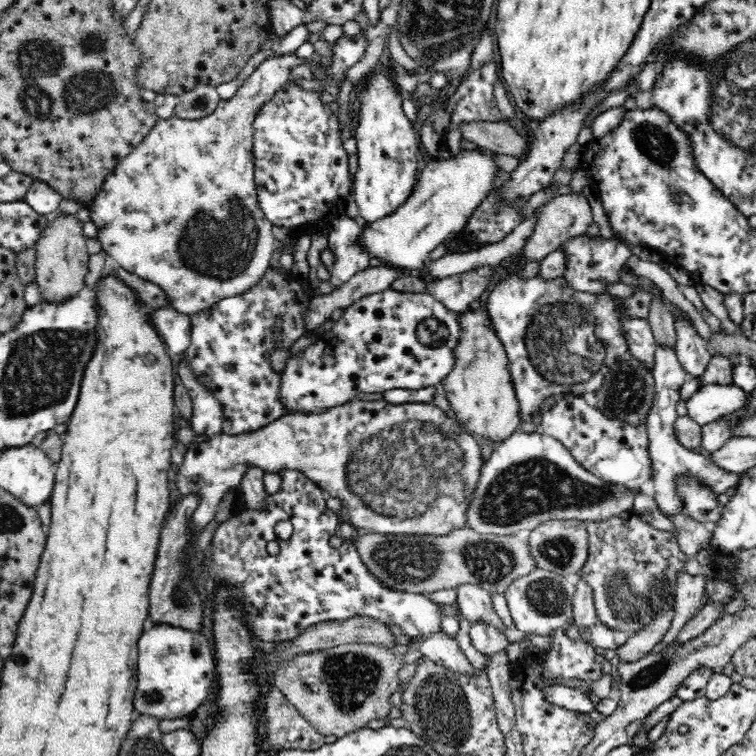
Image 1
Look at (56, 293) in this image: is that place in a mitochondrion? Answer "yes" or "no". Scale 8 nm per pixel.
no

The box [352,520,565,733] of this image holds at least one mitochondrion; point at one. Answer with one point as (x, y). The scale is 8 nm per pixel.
(400, 560)

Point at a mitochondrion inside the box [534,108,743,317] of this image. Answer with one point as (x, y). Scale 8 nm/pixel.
(659, 147)

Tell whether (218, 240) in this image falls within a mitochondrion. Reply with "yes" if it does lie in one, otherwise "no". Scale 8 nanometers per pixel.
yes

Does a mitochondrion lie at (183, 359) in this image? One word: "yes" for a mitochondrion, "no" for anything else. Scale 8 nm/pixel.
no

